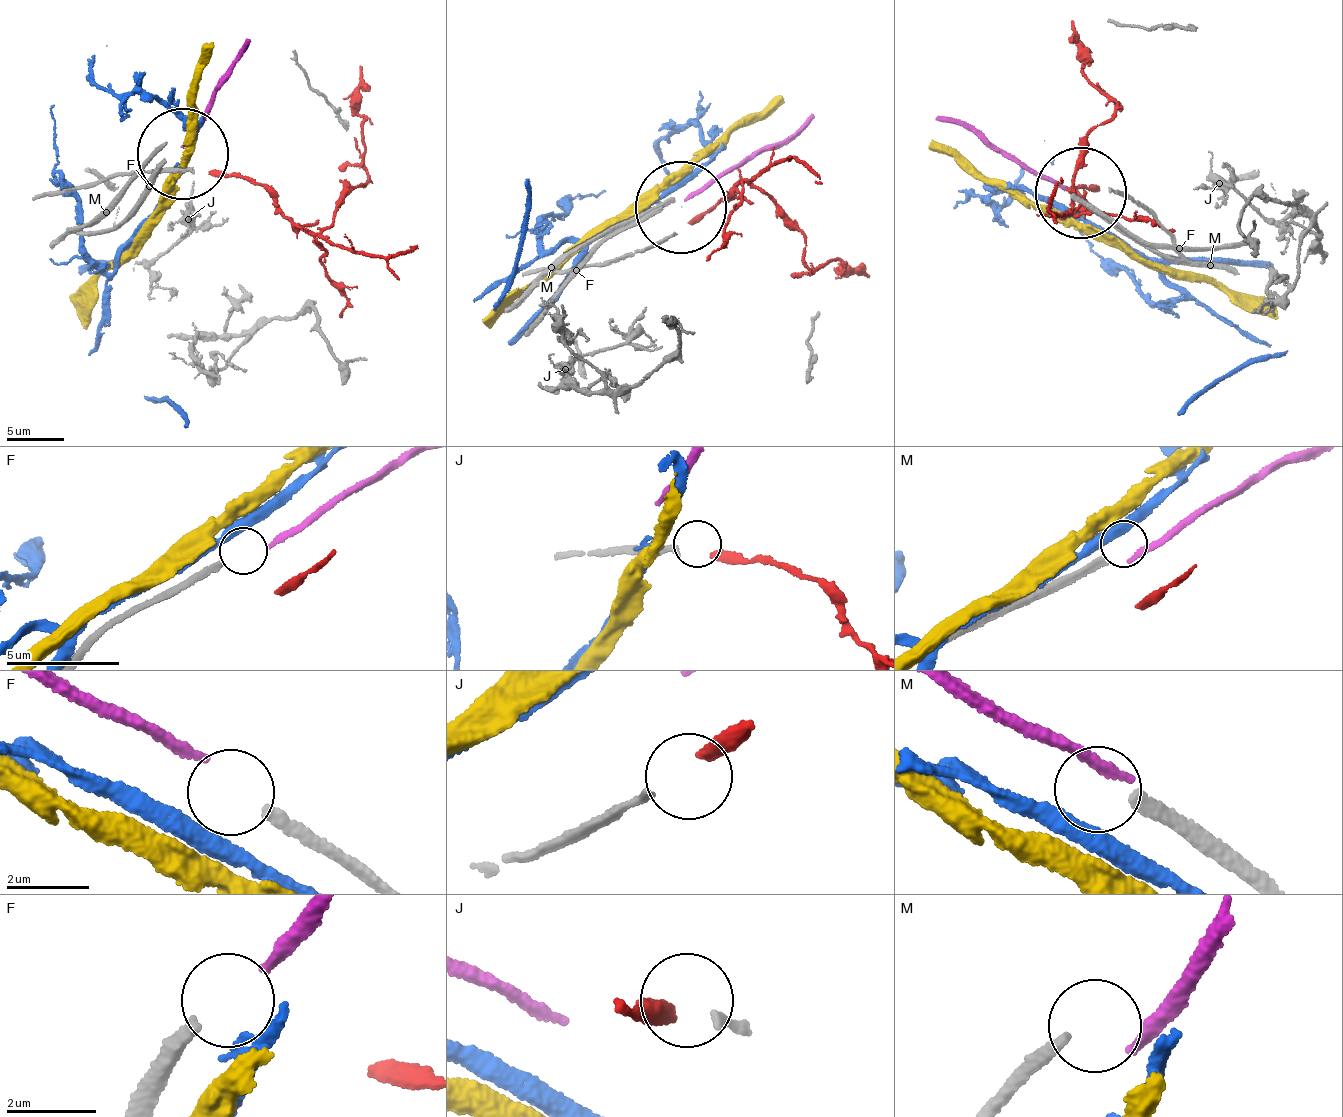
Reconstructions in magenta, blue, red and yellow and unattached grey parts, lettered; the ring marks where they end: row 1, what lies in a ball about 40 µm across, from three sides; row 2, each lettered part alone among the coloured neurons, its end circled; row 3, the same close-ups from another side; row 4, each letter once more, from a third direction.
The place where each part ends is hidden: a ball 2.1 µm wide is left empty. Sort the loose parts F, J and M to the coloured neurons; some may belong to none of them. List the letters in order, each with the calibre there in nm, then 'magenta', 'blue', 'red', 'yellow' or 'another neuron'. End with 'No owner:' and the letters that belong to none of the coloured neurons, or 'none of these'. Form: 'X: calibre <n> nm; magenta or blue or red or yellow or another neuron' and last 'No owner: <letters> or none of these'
F: calibre 280 nm; magenta
J: calibre 200 nm; red
M: calibre 280 nm; another neuron
No owner: M

